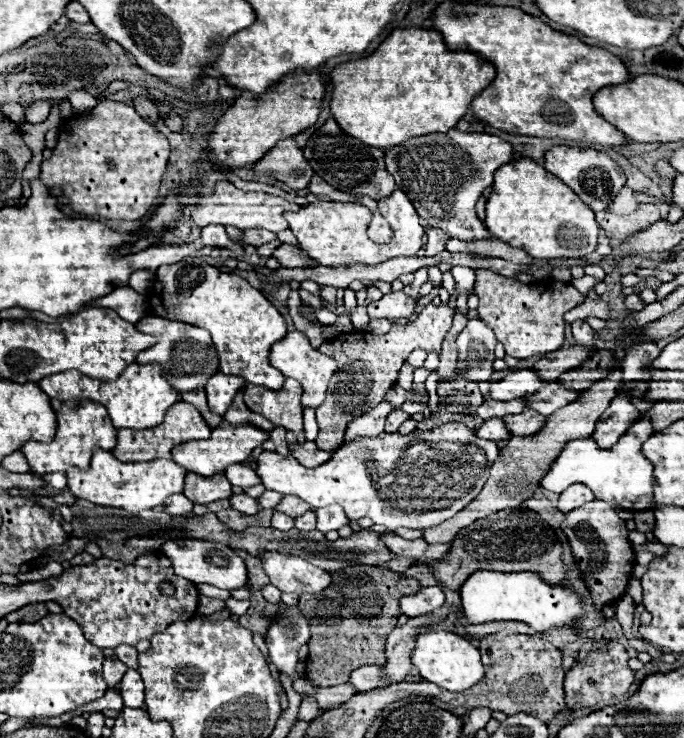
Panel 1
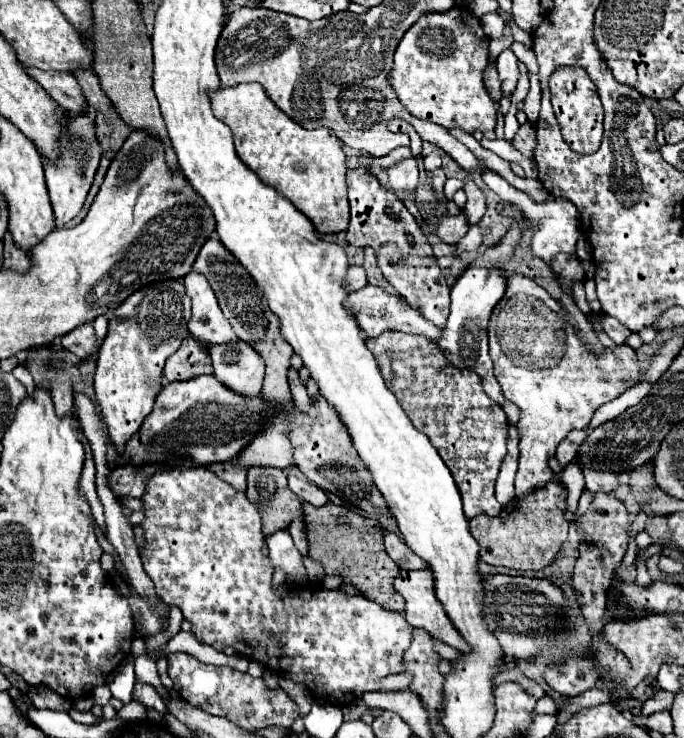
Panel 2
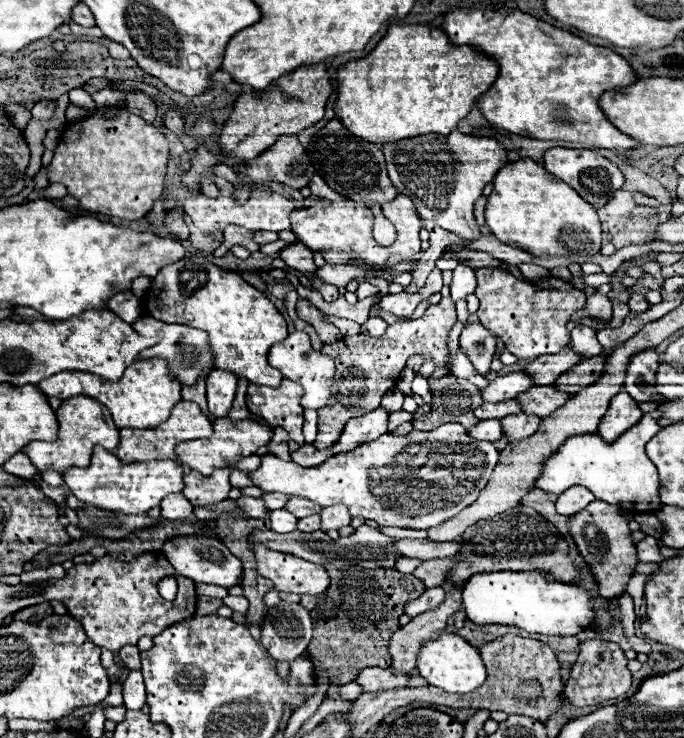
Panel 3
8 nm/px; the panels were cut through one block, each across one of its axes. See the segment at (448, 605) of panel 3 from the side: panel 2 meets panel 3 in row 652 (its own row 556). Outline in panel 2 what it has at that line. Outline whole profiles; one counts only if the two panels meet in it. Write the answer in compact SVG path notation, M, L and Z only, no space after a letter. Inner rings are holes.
M384 532L384 546L388 556L402 568L402 570L424 570L428 568L428 564L418 558L402 540L398 534L394 532Z

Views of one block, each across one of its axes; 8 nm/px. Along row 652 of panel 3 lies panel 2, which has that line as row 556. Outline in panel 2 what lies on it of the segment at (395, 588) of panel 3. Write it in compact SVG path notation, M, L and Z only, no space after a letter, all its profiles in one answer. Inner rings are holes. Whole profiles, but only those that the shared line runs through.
M304 502L302 508L304 508L304 530L306 530L306 538L308 538L308 546L310 546L308 556L312 556L312 560L320 562L324 566L326 574L332 574L332 572L342 574L346 584L348 582L354 584L362 592L362 596L366 596L368 600L382 604L386 610L404 612L404 600L392 586L394 578L400 574L400 568L384 552L382 540L378 540L378 538L374 540L374 536L372 536L372 542L370 542L370 532L382 532L380 524L376 520L354 514L352 510L348 510L344 506L326 504L322 508L314 508L312 504Z

